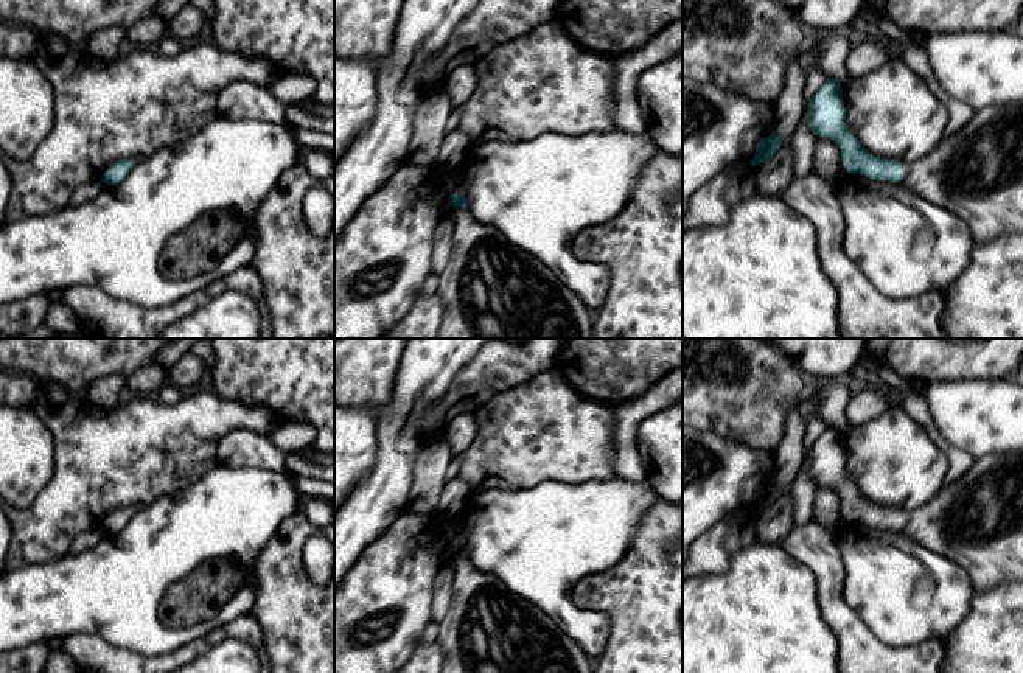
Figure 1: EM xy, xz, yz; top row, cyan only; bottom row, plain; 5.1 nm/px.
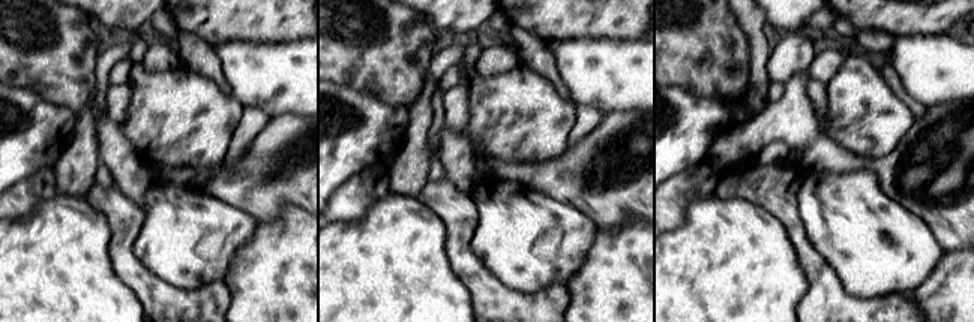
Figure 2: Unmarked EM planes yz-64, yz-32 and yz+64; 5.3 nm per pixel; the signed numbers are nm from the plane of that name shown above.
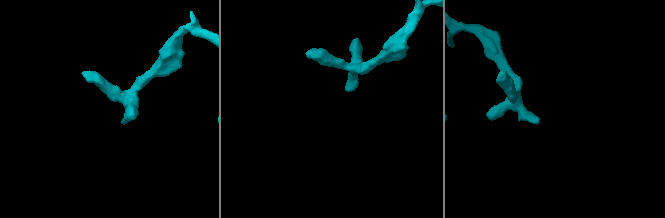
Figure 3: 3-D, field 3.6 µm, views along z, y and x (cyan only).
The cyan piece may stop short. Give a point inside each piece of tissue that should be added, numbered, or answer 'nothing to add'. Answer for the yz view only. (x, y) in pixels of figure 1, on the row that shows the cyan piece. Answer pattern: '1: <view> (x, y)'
1: yz (977, 173)

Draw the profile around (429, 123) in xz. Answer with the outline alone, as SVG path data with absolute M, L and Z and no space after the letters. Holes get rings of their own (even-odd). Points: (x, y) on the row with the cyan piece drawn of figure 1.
M443 87L431 89L414 117L414 134L407 163L435 166L440 146L448 134L446 123L454 106Z

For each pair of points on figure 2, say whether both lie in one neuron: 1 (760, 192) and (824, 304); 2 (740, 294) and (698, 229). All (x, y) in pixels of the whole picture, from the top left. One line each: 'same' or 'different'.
1: same
2: same

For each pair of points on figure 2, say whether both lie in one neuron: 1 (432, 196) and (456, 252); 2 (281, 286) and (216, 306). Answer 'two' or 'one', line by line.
1: one
2: two

